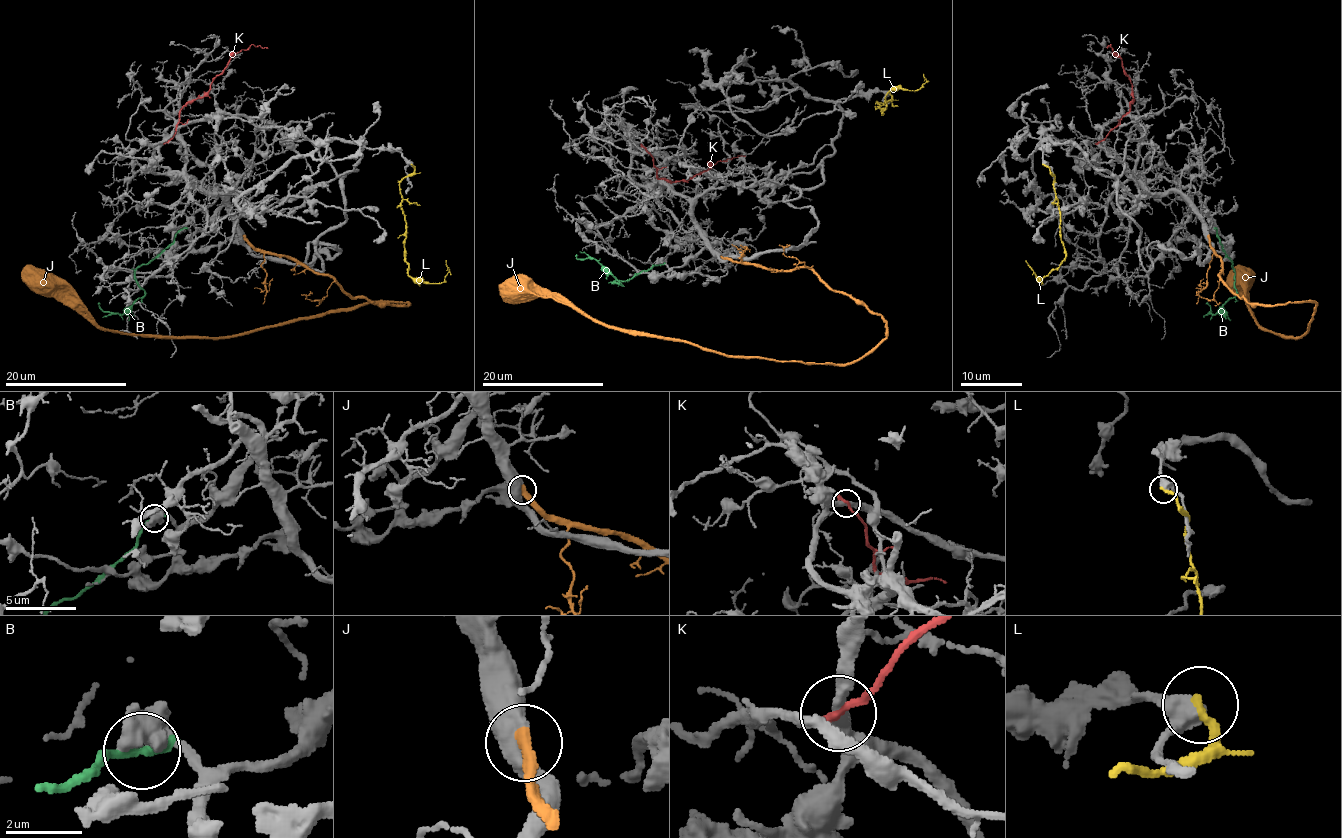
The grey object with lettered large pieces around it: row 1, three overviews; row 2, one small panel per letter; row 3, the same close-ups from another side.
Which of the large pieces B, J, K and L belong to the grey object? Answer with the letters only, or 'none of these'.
J

